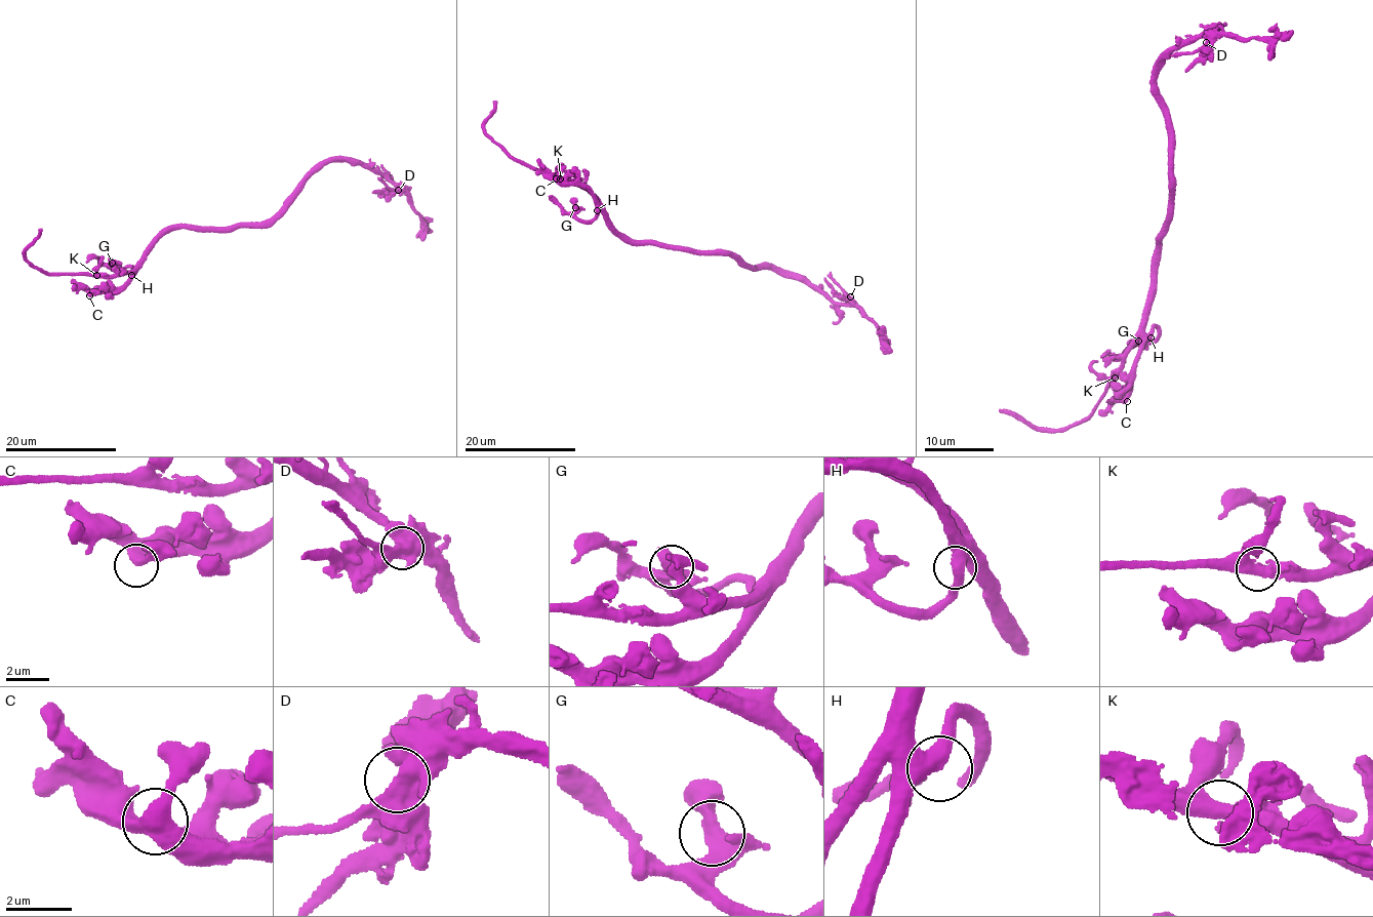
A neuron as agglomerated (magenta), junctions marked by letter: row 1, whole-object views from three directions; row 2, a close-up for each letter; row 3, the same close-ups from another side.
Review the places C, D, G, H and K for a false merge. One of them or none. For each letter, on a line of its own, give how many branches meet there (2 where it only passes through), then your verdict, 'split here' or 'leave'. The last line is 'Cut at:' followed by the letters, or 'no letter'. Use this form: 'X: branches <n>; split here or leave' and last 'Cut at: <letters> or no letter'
C: branches 3; leave
D: branches 3; leave
G: branches 3; leave
H: branches 2; leave
K: branches 3; leave
Cut at: no letter

